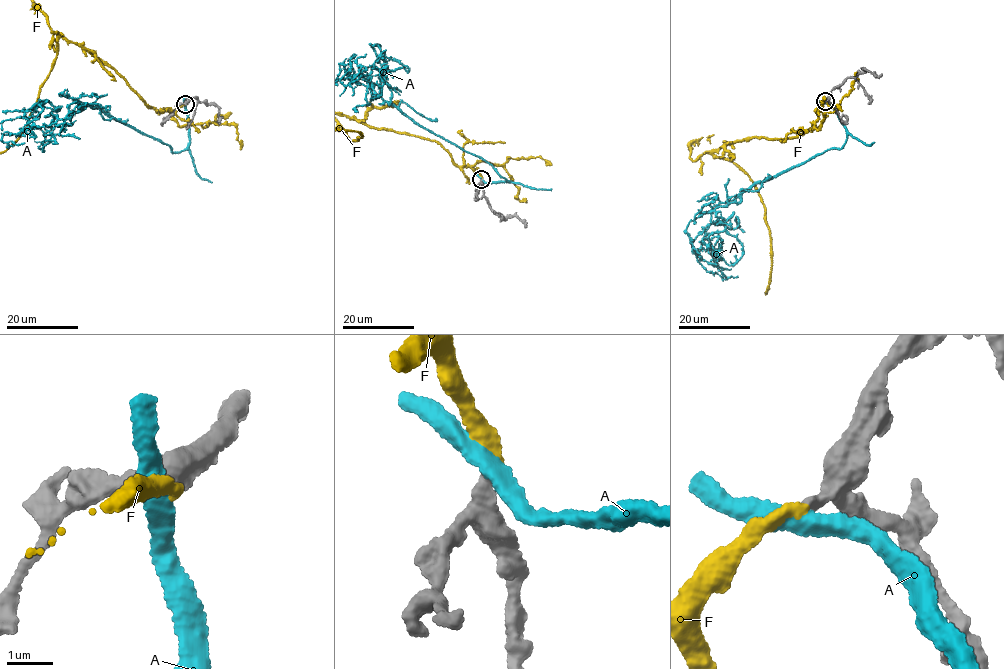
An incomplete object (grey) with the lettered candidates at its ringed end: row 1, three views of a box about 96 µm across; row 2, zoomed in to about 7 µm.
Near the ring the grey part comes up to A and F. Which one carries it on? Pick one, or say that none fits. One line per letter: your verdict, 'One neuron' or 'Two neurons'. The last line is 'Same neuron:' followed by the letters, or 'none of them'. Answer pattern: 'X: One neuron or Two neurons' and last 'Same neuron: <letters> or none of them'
A: Two neurons
F: One neuron
Same neuron: F

